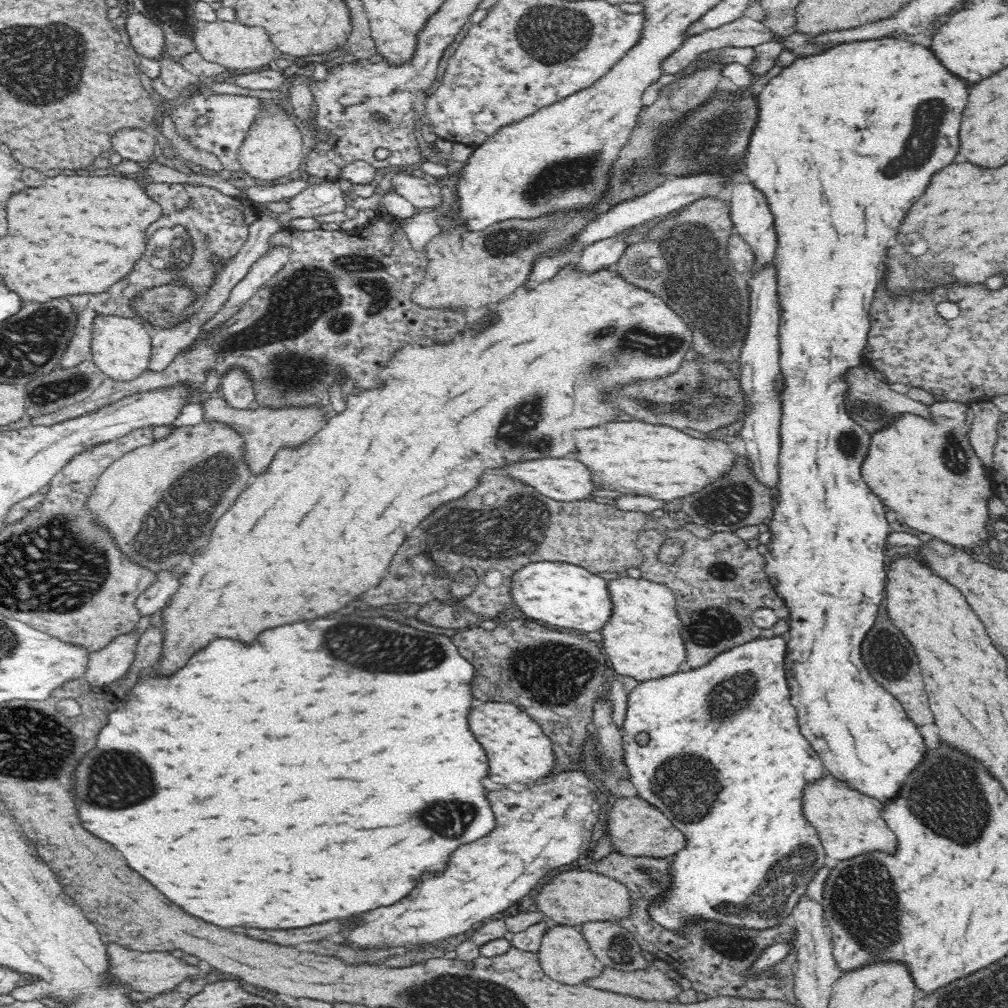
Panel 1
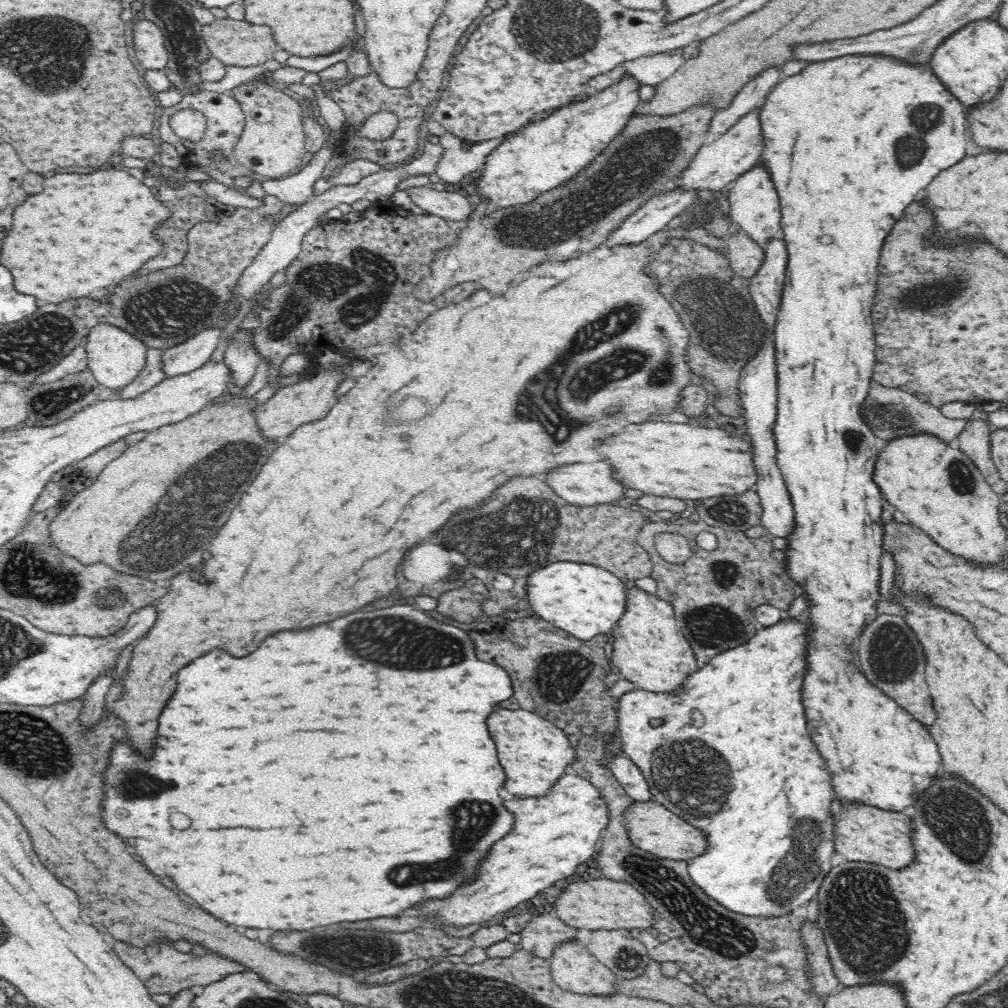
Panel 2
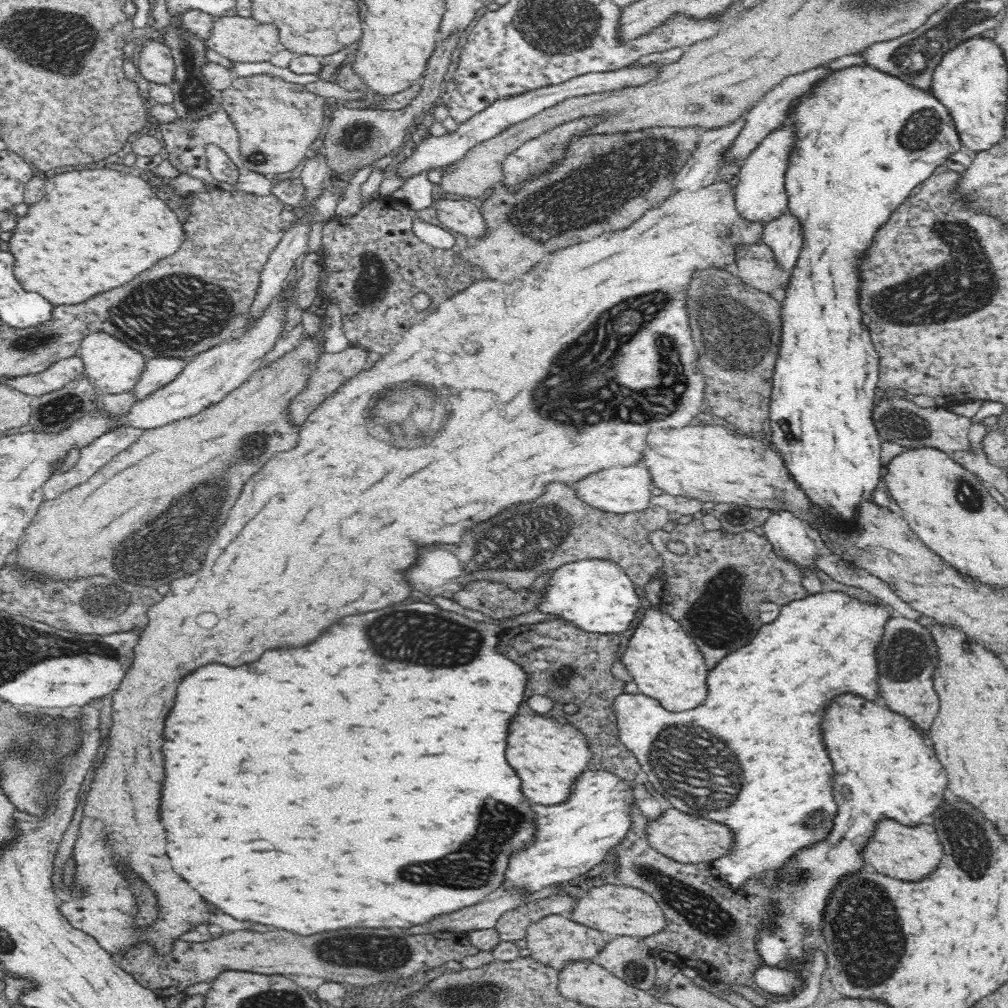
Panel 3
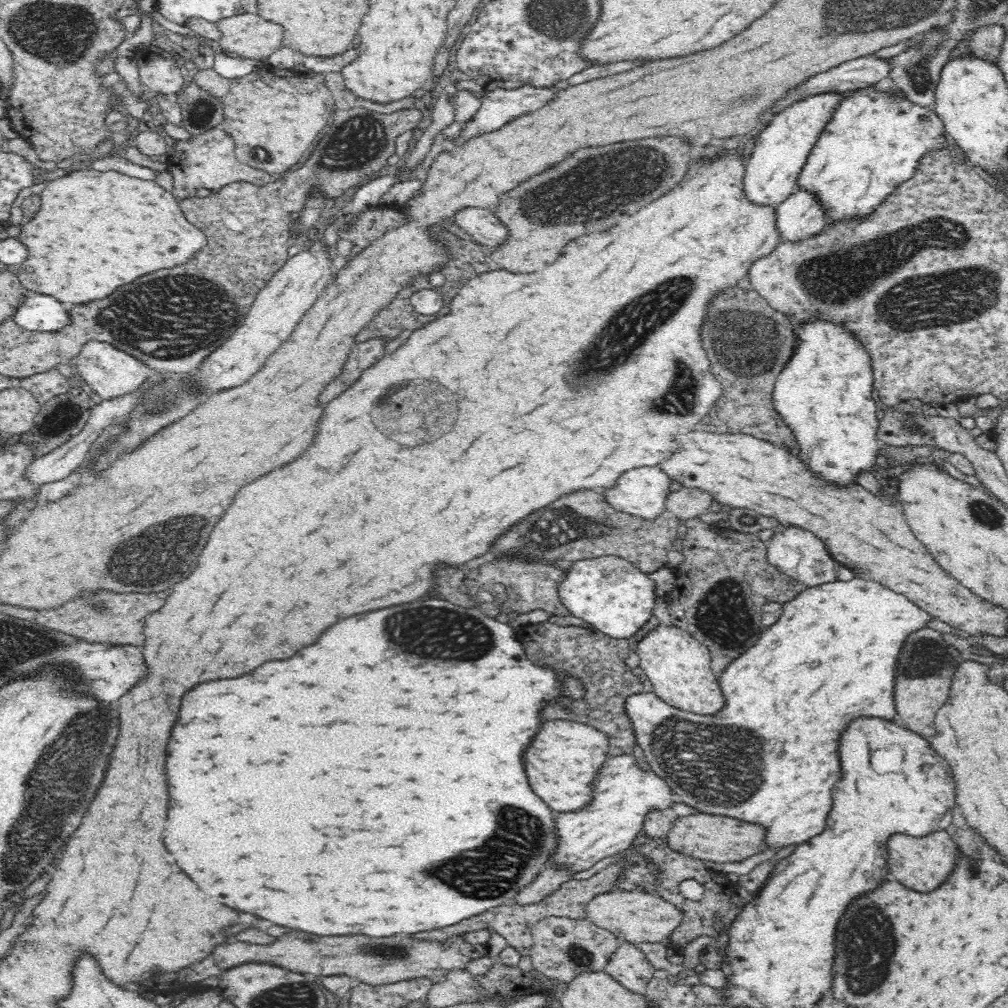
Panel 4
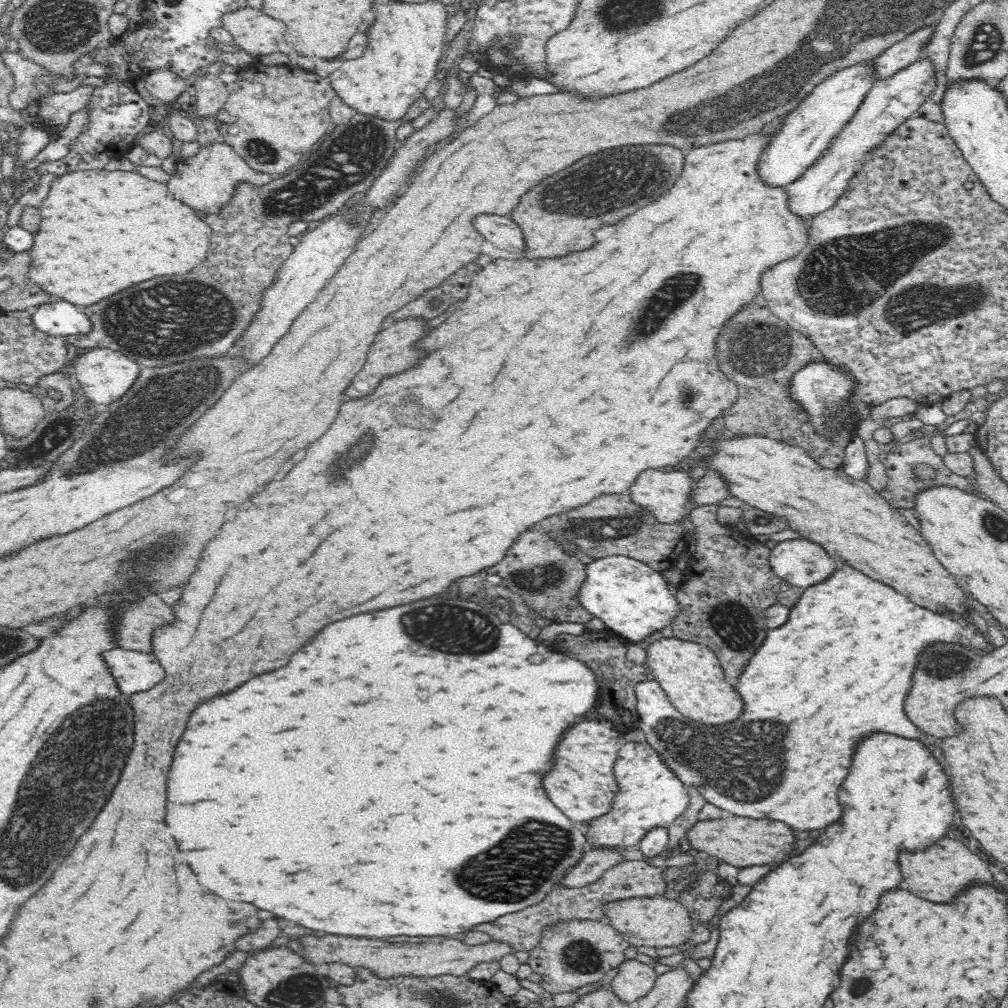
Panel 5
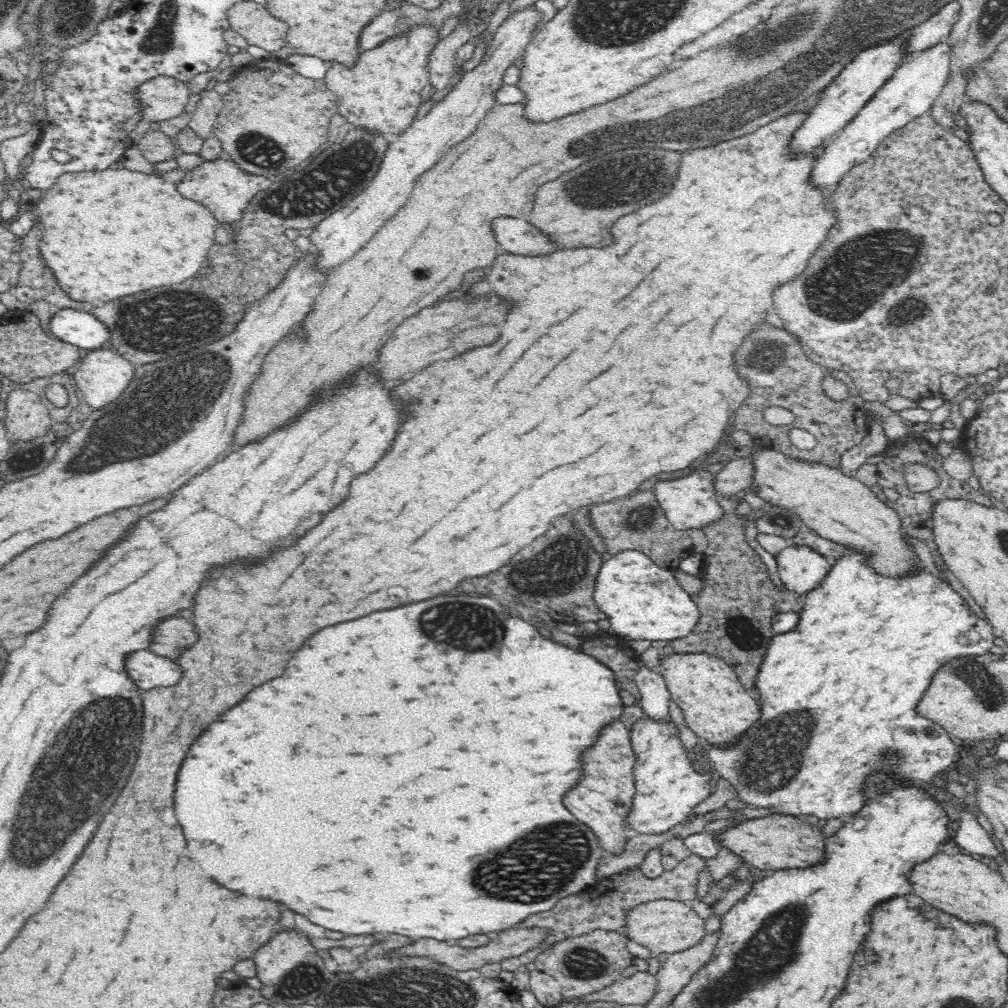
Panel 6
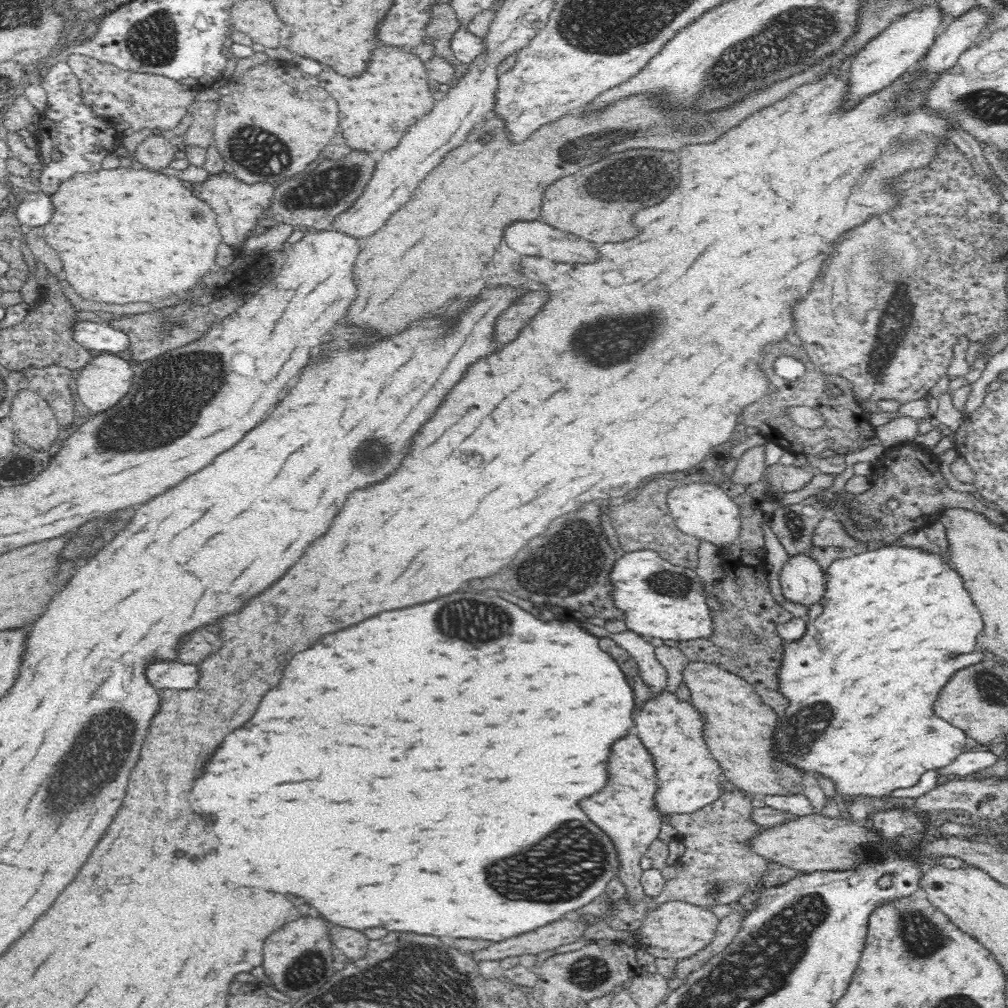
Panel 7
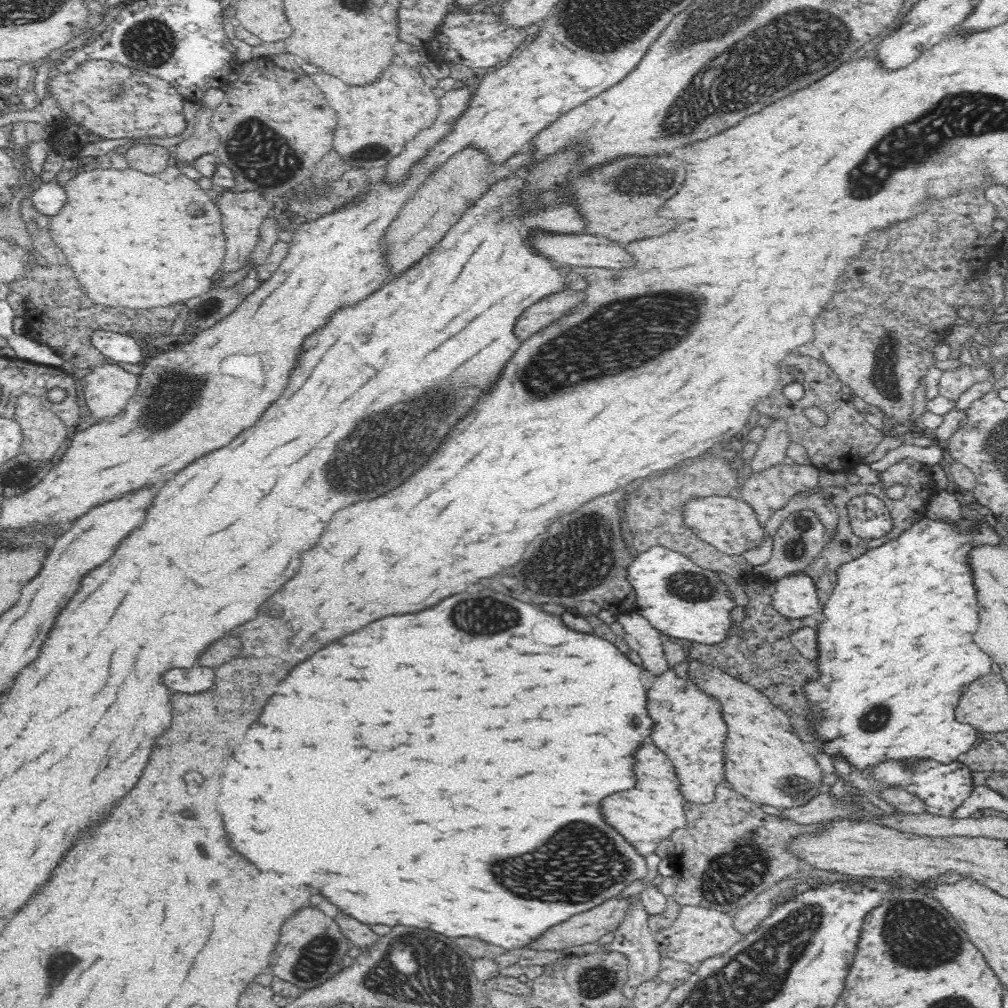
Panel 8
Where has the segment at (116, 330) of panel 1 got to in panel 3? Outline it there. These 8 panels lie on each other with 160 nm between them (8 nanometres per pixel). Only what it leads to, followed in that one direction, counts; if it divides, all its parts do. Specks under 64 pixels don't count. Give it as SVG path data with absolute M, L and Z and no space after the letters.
M96 332L84 338L80 344L78 356L83 362L86 377L97 388L100 395L131 392L138 377L144 372L146 362L146 358L128 347L128 344L104 332Z

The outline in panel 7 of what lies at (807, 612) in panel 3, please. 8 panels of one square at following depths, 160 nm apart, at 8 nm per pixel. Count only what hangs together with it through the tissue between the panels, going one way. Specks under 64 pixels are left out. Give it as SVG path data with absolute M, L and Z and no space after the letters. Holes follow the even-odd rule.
M887 545L881 546L880 548L872 549L872 550L864 550L864 552L858 552L856 554L850 554L850 556L844 556L841 559L835 560L828 568L828 572L826 573L826 581L825 581L826 590L824 592L824 596L819 604L814 604L812 608L808 608L808 614L806 616L806 621L808 625L808 632L806 632L806 636L800 640L800 642L792 642L787 643L784 646L784 660L782 660L782 667L780 668L780 691L786 695L786 698L790 699L790 710L786 708L786 716L781 718L780 716L780 724L782 726L778 726L780 728L780 732L776 732L776 749L781 752L781 758L787 760L787 762L791 762L791 764L795 764L795 766L803 768L806 772L813 772L814 775L822 775L824 777L829 778L835 785L838 796L841 796L844 802L848 802L850 800L854 800L858 796L864 796L864 798L868 799L870 796L873 798L882 798L882 796L888 794L888 792L892 792L892 790L896 790L896 788L908 788L910 786L915 786L919 782L919 778L922 777L926 772L930 770L940 770L953 764L958 756L965 754L966 746L968 746L968 735L964 729L960 729L960 727L952 725L951 722L946 721L944 717L940 717L938 713L935 712L935 705L938 702L938 696L940 696L940 692L944 690L944 686L950 682L950 678L952 676L956 676L960 670L964 670L964 668L968 668L968 666L974 666L974 664L980 664L980 662L984 662L986 658L980 654L980 652L976 652L974 650L974 642L976 642L976 634L982 630L982 618L980 618L980 612L976 610L976 606L974 606L974 602L972 602L972 598L970 598L970 594L968 594L968 590L964 588L964 580L962 580L962 576L952 568L952 560L950 558L946 558L946 556L942 556L942 552L940 554L936 551L928 551L928 549L924 549L924 547L916 546L916 545ZM632 629L609 636L632 655L640 678L650 686L653 693L667 686L667 670L656 657L655 648L650 644L648 636ZM826 704L828 704L828 708L830 708L830 714L826 714L826 712L820 712L820 710L826 710Z

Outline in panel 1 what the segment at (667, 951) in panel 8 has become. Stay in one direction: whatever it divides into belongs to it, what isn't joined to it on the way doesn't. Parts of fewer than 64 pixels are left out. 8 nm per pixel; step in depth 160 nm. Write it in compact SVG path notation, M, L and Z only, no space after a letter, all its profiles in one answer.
M593 871L562 872L556 874L535 898L535 904L554 924L581 928L588 922L627 920L632 911L632 892L628 886Z

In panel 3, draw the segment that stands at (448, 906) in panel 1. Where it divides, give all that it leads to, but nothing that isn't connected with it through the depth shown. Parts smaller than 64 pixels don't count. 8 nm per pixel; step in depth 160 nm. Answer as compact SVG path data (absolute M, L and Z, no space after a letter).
M587 770L579 777L567 802L556 806L534 804L534 811L539 816L539 830L526 850L512 856L502 891L516 886L527 888L527 892L540 891L598 866L632 829L632 808L637 806L636 783L631 784L610 770Z

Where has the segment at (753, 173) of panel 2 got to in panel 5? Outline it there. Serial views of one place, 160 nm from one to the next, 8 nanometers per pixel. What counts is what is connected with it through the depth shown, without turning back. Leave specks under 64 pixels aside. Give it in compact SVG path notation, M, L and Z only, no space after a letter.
M872 59L844 67L818 86L788 114L784 126L774 131L774 138L760 156L758 171L766 183L774 186L788 186L812 163L815 163L829 143L837 137L847 122L856 114L872 86L878 81L876 63Z

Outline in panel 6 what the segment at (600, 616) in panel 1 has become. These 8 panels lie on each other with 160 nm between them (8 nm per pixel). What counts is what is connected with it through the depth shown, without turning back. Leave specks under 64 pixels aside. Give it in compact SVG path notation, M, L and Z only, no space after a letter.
M628 549L622 551L608 561L598 572L596 588L594 588L594 601L602 612L606 613L612 628L609 634L629 640L676 640L686 638L688 634L700 624L700 609L692 595L686 592L676 578L674 568L664 569L657 566L654 561L642 551Z

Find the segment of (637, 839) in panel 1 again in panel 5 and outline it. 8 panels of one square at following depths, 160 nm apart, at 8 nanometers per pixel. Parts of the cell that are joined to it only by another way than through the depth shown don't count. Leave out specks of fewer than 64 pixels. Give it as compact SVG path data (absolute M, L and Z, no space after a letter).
M726 814L723 818L709 821L698 821L687 832L688 844L699 850L701 855L710 855L723 860L739 869L752 866L785 864L794 857L798 848L796 829L778 820L752 819Z

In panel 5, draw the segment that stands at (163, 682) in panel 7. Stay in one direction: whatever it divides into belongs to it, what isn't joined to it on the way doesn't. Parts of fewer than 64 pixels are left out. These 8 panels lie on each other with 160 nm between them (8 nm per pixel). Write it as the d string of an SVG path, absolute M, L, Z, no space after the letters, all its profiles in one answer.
M112 650L112 654L108 654L108 666L112 666L120 688L124 688L128 696L150 690L154 684L166 678L166 670L154 654L140 654L134 650Z

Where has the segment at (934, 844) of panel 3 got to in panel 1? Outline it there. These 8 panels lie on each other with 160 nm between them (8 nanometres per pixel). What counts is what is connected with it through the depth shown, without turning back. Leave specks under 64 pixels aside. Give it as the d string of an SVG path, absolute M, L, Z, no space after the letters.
M831 775L814 786L814 790L806 790L808 798L804 798L805 816L818 829L818 837L826 849L827 856L836 860L848 860L870 852L884 852L894 856L898 852L896 833L891 830L883 816L885 802L860 795L844 782L836 782Z

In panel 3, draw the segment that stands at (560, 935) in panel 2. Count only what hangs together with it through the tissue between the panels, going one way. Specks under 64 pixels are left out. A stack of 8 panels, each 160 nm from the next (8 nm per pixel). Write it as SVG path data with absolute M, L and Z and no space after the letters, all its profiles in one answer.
M550 915L541 918L528 927L525 938L527 948L531 952L530 956L538 964L553 968L559 973L572 962L580 962L580 960L595 961L610 940L610 936L602 931L584 926L572 920L569 915Z

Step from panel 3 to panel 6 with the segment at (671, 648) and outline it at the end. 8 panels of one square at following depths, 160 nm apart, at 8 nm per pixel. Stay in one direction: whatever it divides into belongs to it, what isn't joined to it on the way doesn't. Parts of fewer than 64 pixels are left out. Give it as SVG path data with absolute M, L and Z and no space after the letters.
M689 652L688 654L672 654L660 659L659 672L664 675L671 698L683 712L684 720L690 730L693 730L706 744L715 748L725 748L740 742L742 734L746 734L754 724L762 718L762 707L756 697L738 678L733 668L716 655L710 653Z

